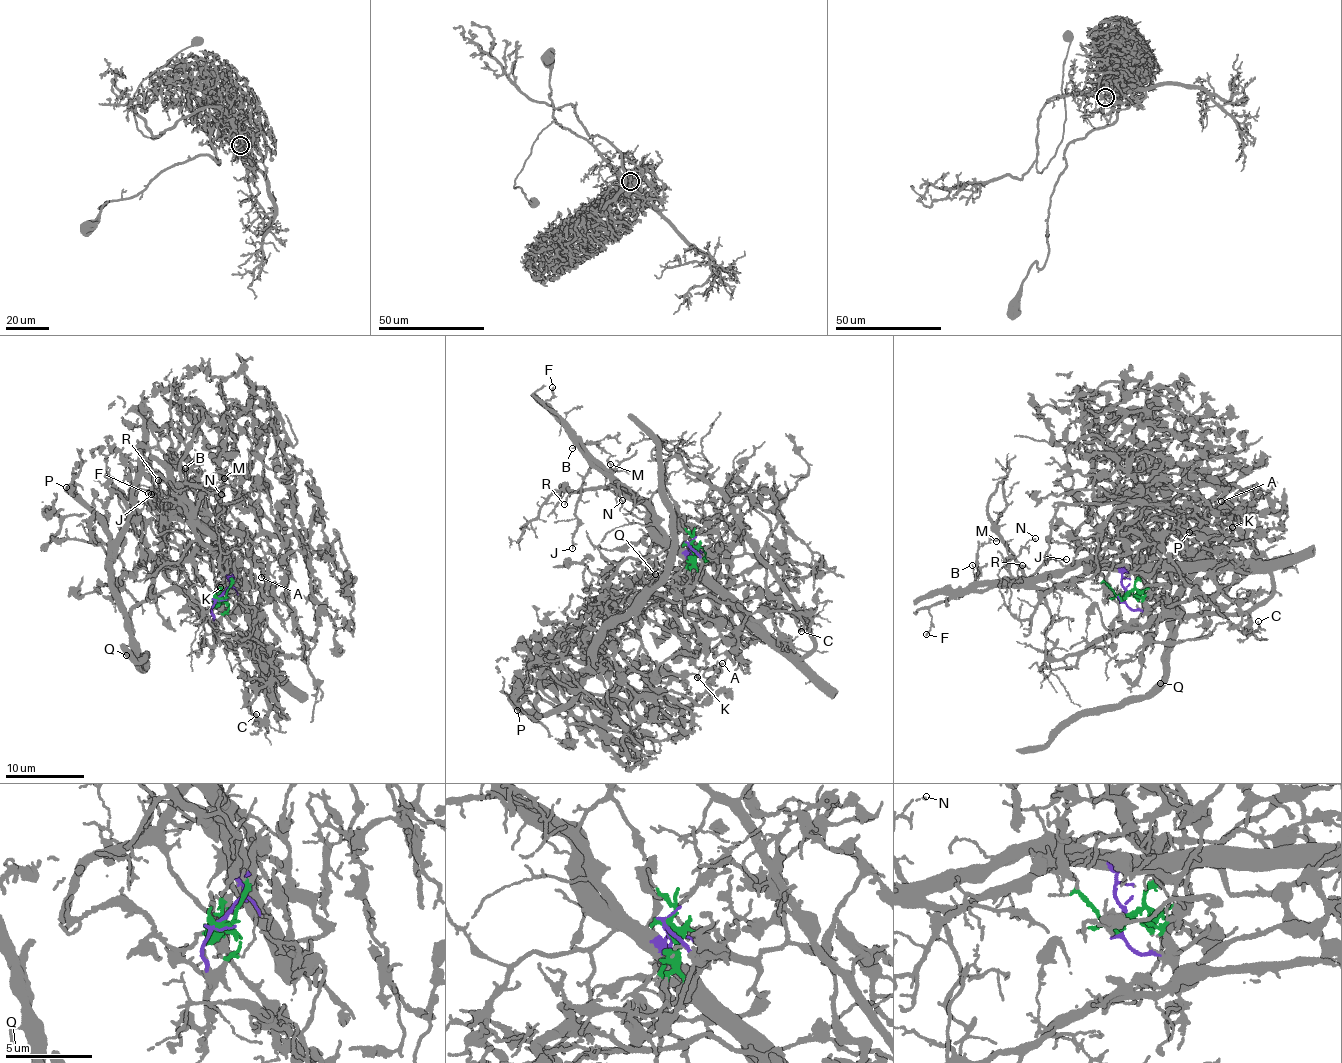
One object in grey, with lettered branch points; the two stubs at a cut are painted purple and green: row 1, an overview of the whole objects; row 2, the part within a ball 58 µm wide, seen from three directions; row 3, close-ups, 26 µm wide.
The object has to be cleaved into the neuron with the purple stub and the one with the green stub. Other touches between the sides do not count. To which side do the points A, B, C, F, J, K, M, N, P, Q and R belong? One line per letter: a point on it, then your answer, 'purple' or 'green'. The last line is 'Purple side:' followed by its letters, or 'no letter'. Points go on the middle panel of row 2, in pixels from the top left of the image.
A: place (722, 663); green
B: place (572, 448); purple
C: place (801, 631); green
F: place (552, 387); purple
J: place (572, 548); purple
K: place (697, 677); green
M: place (610, 464); purple
N: place (622, 500); purple
P: place (517, 710); green
Q: place (655, 574); green
R: place (564, 504); purple
Purple side: B, F, J, M, N, R

